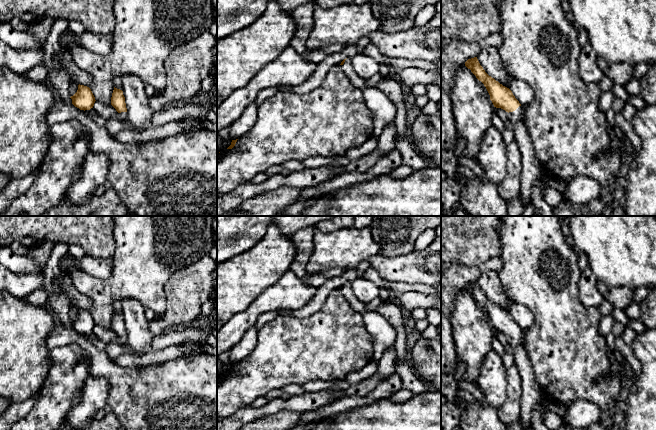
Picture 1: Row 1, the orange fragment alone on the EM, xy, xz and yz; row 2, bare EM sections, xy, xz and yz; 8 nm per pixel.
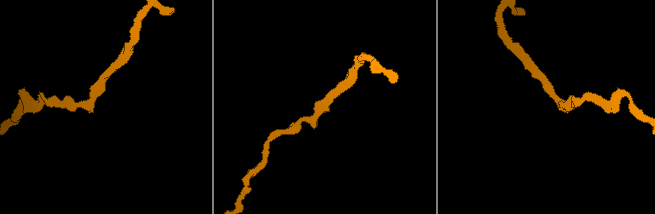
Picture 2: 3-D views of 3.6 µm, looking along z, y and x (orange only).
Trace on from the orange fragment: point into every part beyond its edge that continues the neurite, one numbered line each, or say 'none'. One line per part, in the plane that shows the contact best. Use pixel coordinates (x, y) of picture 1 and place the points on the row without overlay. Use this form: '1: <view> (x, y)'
1: yz (531, 396)

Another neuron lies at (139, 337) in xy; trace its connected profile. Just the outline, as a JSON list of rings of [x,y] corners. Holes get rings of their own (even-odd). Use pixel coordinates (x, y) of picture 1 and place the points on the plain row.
[[[136,299],[121,301],[128,345],[132,352],[144,354],[152,351],[153,334],[145,315],[145,307]]]

